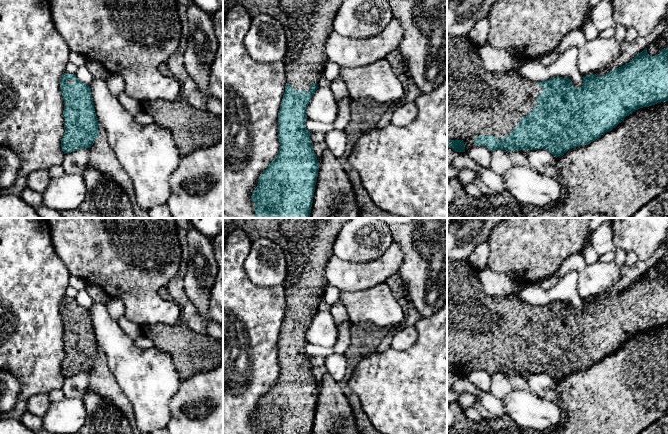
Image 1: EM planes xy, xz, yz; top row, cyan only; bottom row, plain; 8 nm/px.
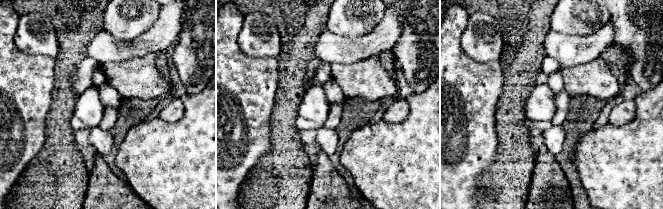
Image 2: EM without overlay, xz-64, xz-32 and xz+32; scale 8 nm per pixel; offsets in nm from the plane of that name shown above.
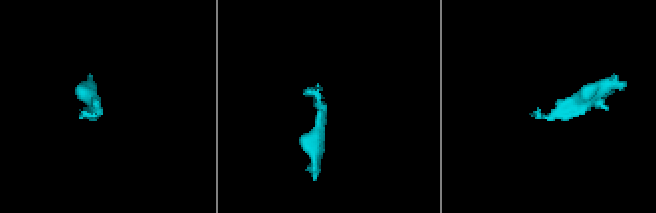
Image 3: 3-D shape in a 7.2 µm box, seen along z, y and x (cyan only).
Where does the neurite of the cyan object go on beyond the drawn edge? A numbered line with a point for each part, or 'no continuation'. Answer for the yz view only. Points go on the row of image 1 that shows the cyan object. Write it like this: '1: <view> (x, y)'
1: yz (479, 102)

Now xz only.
1: xz (307, 24)

